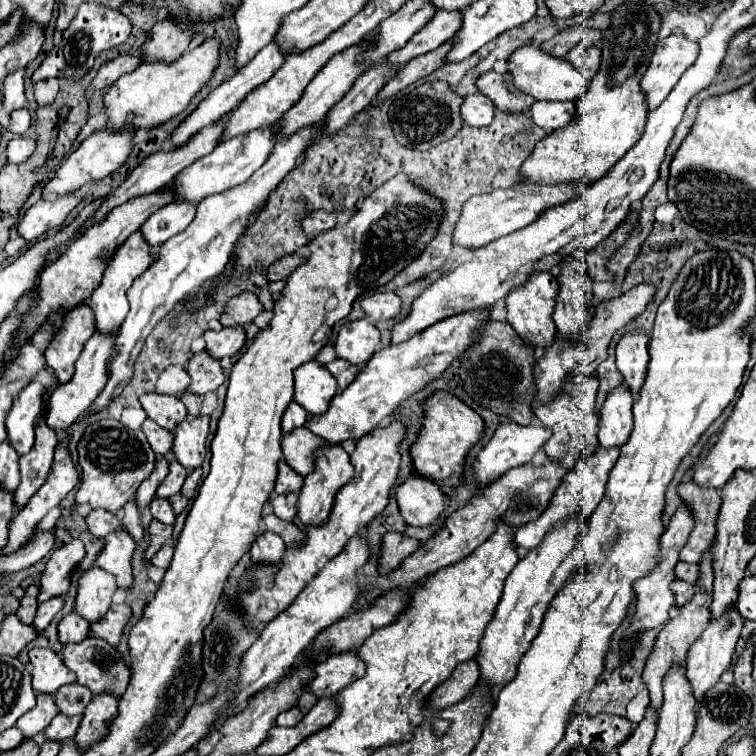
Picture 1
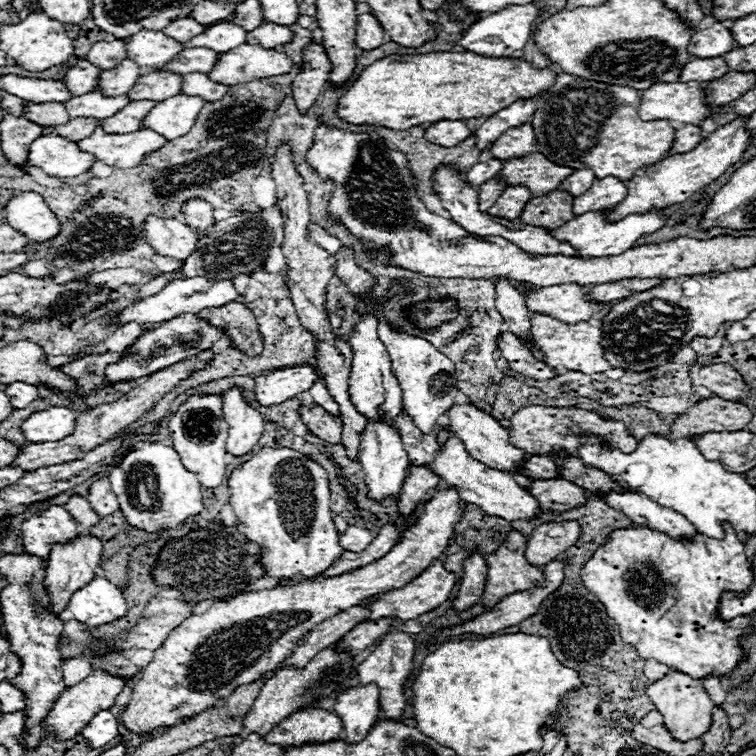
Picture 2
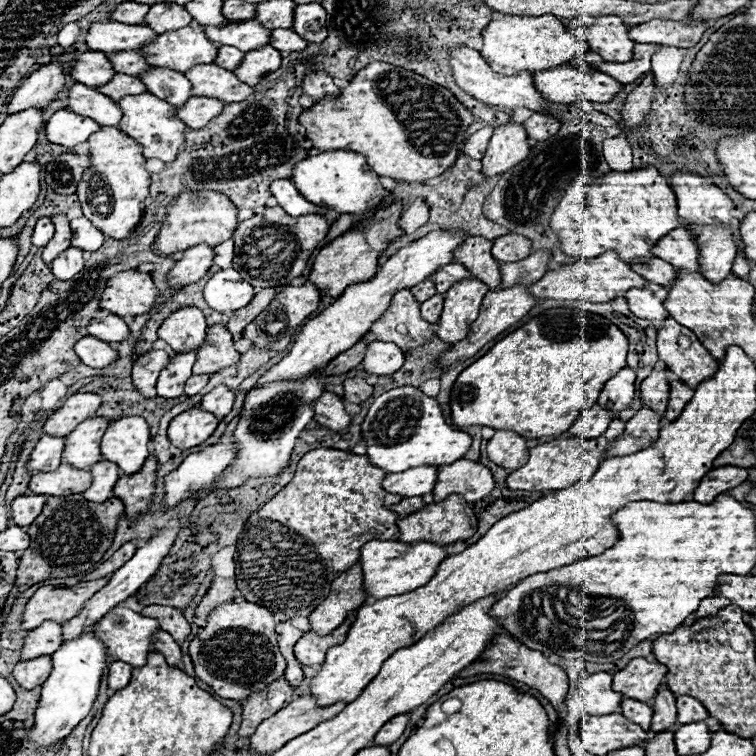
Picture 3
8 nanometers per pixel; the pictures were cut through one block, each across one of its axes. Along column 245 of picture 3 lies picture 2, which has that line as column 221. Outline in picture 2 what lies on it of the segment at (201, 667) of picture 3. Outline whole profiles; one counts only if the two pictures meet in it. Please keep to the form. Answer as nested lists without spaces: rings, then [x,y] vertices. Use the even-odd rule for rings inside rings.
[[[410,466],[398,496],[398,512],[408,518],[422,510],[418,520],[406,532],[392,522],[384,524],[364,552],[344,552],[344,556],[324,572],[324,578],[240,594],[226,602],[214,602],[204,614],[194,614],[184,620],[170,632],[164,644],[154,652],[152,662],[142,668],[140,678],[132,684],[132,700],[120,718],[122,724],[130,732],[140,734],[200,714],[214,706],[216,700],[228,698],[238,686],[252,684],[276,670],[278,664],[294,654],[294,648],[304,634],[326,618],[360,604],[372,594],[402,588],[408,580],[414,580],[444,554],[456,534],[454,528],[464,514],[460,508],[462,498],[456,488],[444,488],[426,502],[428,494],[440,484],[440,480],[442,478],[426,466]]]

